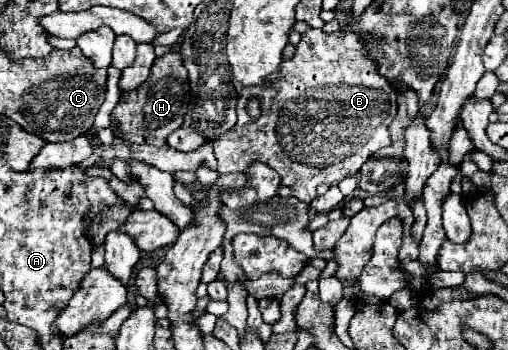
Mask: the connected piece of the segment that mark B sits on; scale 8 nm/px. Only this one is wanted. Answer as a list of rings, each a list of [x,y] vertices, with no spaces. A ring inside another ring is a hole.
[[[309,29],[307,33],[303,33],[301,37],[301,43],[297,45],[295,49],[295,55],[291,59],[285,59],[283,61],[283,77],[279,77],[279,81],[275,85],[271,85],[271,89],[243,89],[243,93],[239,93],[239,105],[237,105],[237,125],[235,129],[231,129],[229,133],[217,137],[213,141],[213,149],[215,149],[215,157],[219,161],[219,173],[235,173],[235,171],[247,171],[253,163],[263,163],[263,165],[269,165],[271,169],[275,169],[279,175],[281,175],[281,183],[291,187],[293,189],[293,195],[299,199],[299,201],[305,201],[305,203],[311,203],[315,199],[315,189],[317,185],[325,183],[325,185],[337,185],[341,179],[345,177],[353,177],[359,173],[361,165],[373,155],[377,153],[381,147],[387,147],[391,145],[391,133],[389,133],[389,125],[391,121],[395,119],[395,113],[397,113],[397,95],[393,93],[389,81],[379,73],[377,69],[377,63],[369,57],[367,53],[367,47],[363,47],[363,41],[361,37],[357,37],[355,33],[351,31],[345,31],[345,29],[339,29],[335,33],[325,33],[323,29]],[[251,97],[259,97],[259,103],[261,103],[261,115],[259,119],[251,119],[249,113],[247,113],[247,103]]]

